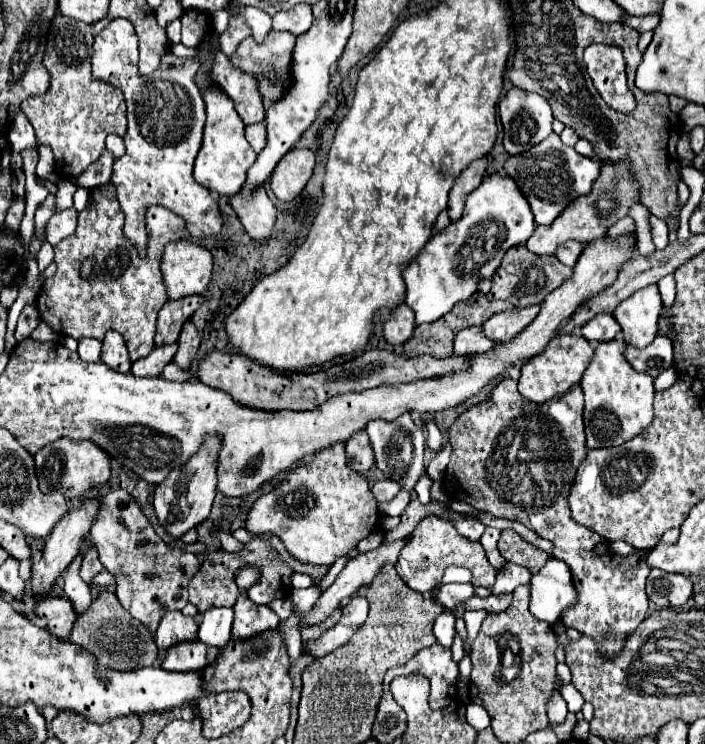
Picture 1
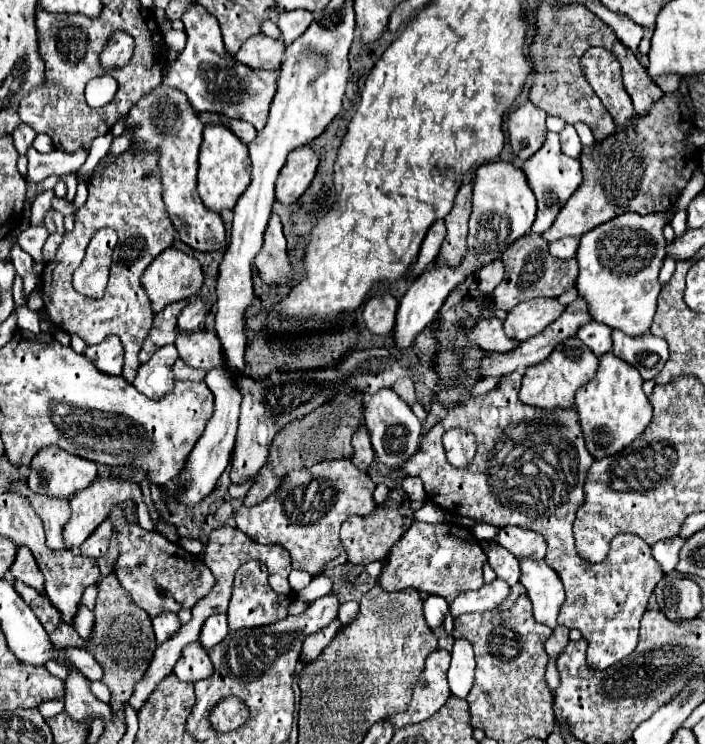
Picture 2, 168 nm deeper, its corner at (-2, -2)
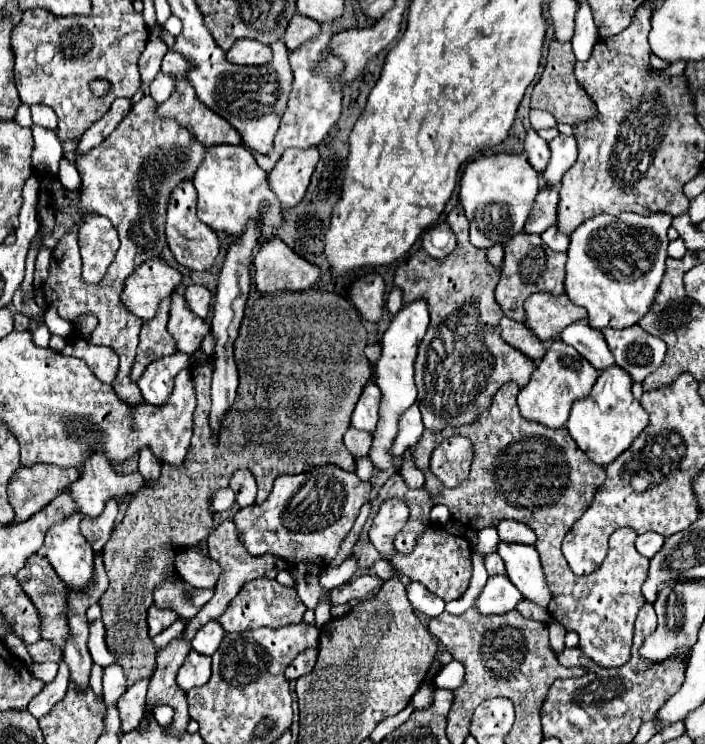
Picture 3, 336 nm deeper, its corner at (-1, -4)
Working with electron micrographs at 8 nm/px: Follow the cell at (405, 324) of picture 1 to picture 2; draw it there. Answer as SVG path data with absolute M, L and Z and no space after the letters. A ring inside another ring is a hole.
M389 292L375 294L365 304L365 310L363 310L363 320L365 320L367 328L379 336L391 336L395 330L397 306L399 306L399 302Z

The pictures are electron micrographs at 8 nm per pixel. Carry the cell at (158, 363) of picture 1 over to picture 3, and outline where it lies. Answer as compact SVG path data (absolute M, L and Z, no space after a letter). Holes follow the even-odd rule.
M176 352L174 356L166 356L166 358L152 362L144 370L142 378L138 380L142 398L152 406L162 406L168 400L168 396L172 394L174 376L180 370L188 368L188 364L190 364L190 356L186 356L182 352Z

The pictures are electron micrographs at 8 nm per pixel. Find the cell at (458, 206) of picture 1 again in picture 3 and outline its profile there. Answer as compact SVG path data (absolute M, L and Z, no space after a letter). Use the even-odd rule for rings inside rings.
M456 206L448 214L446 222L450 224L452 232L458 238L458 248L448 258L436 260L421 248L410 258L406 258L394 272L394 288L402 290L402 302L410 304L414 300L424 300L430 312L430 326L424 340L420 342L418 358L416 358L416 386L418 386L416 402L422 412L424 426L428 430L474 424L480 418L480 414L488 410L492 396L502 384L510 380L518 380L520 386L526 386L532 372L536 370L536 362L532 358L528 358L524 352L506 344L500 338L500 318L504 316L504 312L494 298L494 288L500 280L502 270L486 260L486 250L480 250L470 244L468 240L470 226L460 206Z

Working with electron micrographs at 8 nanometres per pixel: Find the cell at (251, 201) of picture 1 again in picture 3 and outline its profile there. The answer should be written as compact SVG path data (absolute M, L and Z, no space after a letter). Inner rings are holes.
M280 238L266 240L254 254L254 286L262 294L276 294L282 290L308 290L320 282L320 268L292 252Z

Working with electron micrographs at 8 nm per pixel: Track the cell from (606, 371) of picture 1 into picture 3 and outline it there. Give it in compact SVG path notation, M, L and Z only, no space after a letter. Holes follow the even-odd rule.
M612 366L604 372L600 372L590 398L578 400L572 406L570 420L566 424L572 440L578 444L578 448L598 466L608 466L614 462L630 444L634 438L646 428L648 414L642 408L642 404L632 396L632 378L628 372L620 372L620 368Z

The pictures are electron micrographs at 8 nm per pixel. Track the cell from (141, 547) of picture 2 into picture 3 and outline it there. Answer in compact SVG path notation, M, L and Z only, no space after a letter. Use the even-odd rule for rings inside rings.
M184 580L174 582L164 582L160 588L154 592L154 604L158 608L172 608L178 616L192 618L196 616L202 606L214 596L214 590L202 590L194 588Z

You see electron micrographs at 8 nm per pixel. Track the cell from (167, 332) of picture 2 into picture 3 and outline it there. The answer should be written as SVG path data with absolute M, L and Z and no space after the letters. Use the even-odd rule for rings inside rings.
M164 298L158 304L156 316L142 324L138 354L136 354L132 372L130 372L130 380L132 382L138 382L138 378L142 376L142 372L146 370L148 364L152 364L154 360L164 358L164 356L172 356L178 350L174 338L166 330L168 308L170 308L170 298Z

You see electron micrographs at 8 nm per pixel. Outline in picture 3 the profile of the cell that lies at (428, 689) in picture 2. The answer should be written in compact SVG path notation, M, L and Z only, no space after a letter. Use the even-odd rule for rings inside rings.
M424 682L424 684L416 690L416 694L412 696L412 704L414 704L416 708L424 708L424 706L428 706L428 704L432 702L432 688L434 688L434 684Z

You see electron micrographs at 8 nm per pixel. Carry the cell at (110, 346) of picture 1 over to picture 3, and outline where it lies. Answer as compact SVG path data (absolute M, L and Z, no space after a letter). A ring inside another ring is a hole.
M68 338L66 348L60 354L84 360L92 370L92 374L104 384L110 384L116 378L118 360L116 352L112 352L112 348L108 346L96 346L86 342L84 338Z

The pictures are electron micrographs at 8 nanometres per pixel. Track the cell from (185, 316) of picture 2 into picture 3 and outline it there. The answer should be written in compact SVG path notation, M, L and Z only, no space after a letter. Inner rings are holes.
M192 284L192 286L186 288L186 294L184 296L190 302L192 312L196 316L200 316L200 318L206 318L208 308L210 308L210 300L212 300L210 290L206 286L202 286L202 284Z

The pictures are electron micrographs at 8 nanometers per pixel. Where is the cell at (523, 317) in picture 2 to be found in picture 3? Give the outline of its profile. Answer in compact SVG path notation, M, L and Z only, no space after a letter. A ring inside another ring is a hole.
M534 294L524 302L526 328L530 328L542 342L556 338L566 326L584 320L588 312L568 300L566 294Z

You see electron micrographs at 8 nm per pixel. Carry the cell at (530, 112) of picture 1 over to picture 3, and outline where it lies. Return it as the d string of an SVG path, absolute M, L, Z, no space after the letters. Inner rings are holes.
M530 130L528 136L526 136L526 144L524 144L524 150L526 150L526 156L530 160L530 164L542 174L548 166L548 160L550 160L550 148L548 148L548 142L544 138L540 138L536 134L536 130Z

